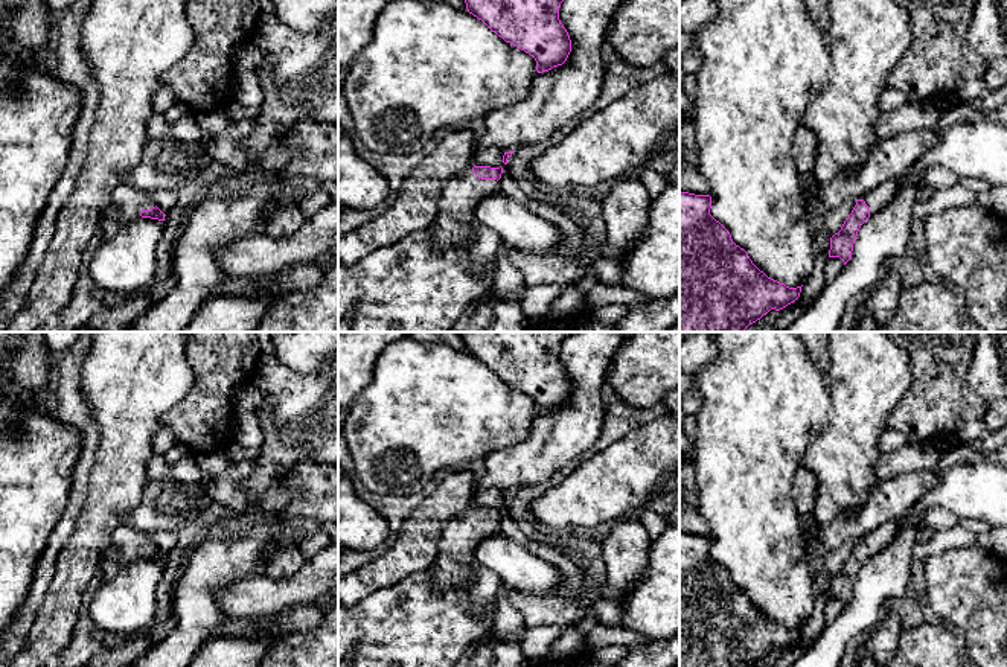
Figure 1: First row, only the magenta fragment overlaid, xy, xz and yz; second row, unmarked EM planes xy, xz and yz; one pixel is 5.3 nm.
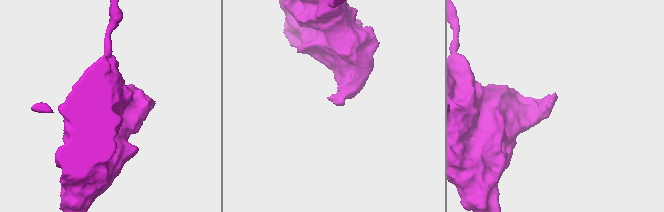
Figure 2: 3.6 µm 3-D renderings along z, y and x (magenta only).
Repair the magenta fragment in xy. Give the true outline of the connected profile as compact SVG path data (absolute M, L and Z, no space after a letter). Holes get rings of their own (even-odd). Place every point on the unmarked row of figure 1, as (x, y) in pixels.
M128 524L119 525L110 541L104 556L116 556L122 563L137 557L165 562L165 554L157 548L151 535L131 528Z

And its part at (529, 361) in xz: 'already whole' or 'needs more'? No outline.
already whole

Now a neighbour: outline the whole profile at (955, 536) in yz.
M960 525L935 531L929 541L914 545L913 559L923 560L928 556L937 556L951 548L964 548L972 544L981 544L992 554L1007 560L1007 525L992 528L986 538L980 538Z

